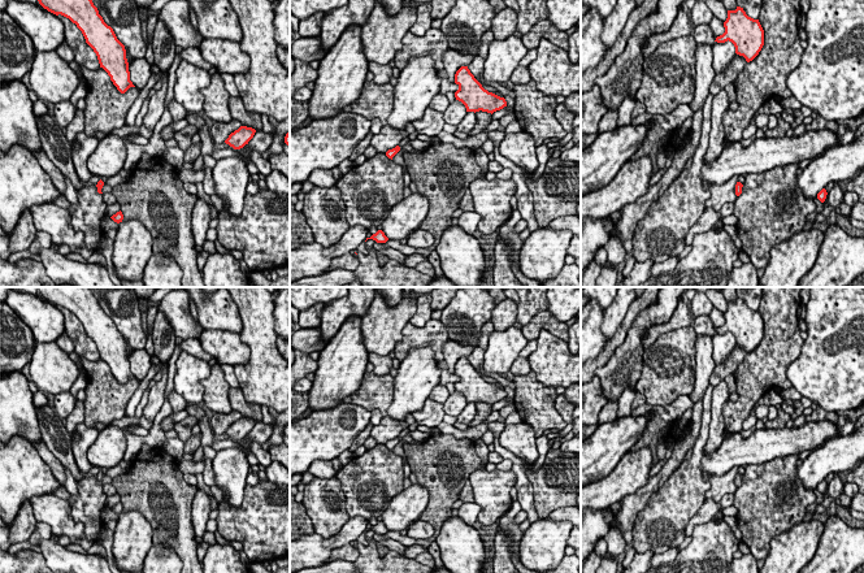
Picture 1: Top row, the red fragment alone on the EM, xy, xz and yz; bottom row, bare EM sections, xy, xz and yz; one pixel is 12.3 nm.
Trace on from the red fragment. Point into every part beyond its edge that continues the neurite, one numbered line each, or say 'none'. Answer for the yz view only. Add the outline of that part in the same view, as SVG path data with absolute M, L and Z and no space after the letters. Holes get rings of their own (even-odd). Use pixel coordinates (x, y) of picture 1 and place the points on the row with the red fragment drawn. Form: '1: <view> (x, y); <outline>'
none

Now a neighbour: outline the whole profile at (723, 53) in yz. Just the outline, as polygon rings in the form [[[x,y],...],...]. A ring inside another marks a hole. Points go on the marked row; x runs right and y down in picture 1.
[[[731,42],[717,43],[712,45],[712,68],[715,75],[722,73],[735,56],[735,47]]]

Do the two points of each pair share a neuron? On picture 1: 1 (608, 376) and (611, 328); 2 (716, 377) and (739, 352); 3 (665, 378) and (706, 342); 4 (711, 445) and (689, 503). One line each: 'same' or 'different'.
1: different
2: same
3: different
4: different

